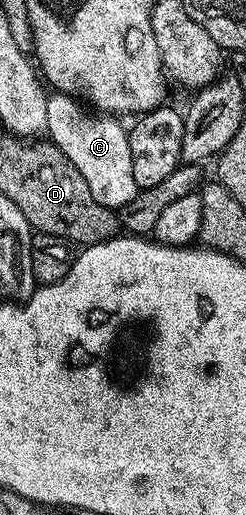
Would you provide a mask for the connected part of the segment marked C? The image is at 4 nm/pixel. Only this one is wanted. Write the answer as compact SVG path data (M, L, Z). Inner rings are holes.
M59 92L49 95L46 110L47 128L51 143L55 144L78 172L84 176L92 191L95 205L119 210L130 202L138 192L134 184L134 174L131 167L128 133L117 123L117 119L90 113L77 99Z

